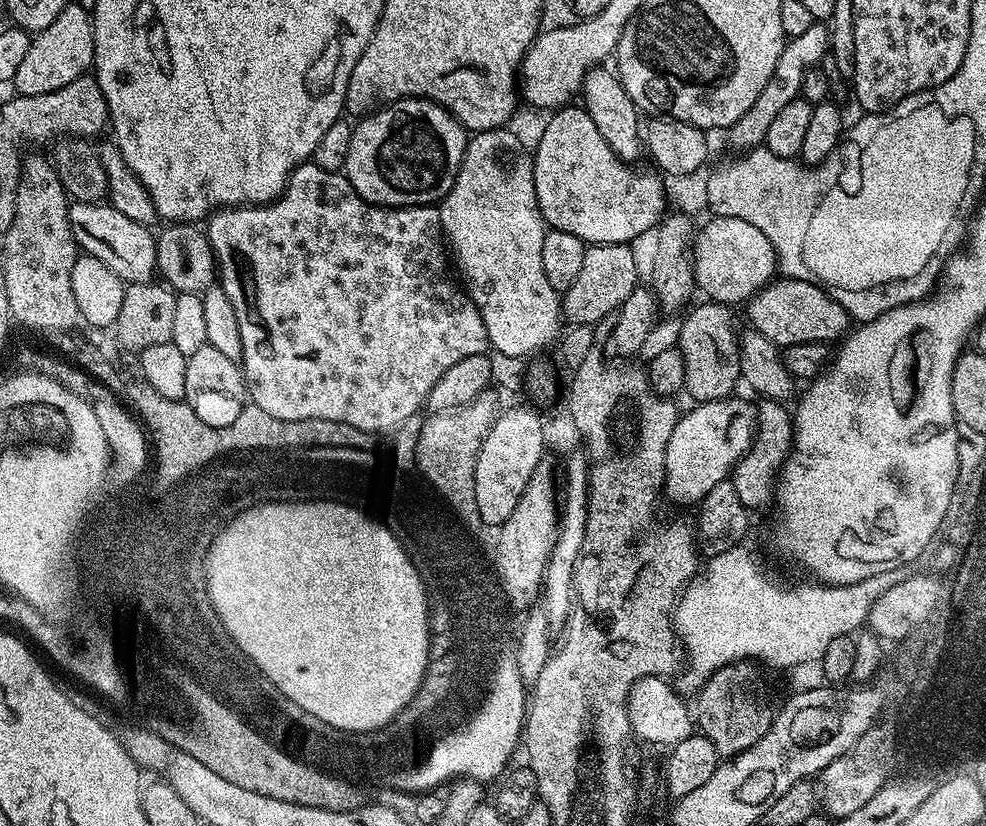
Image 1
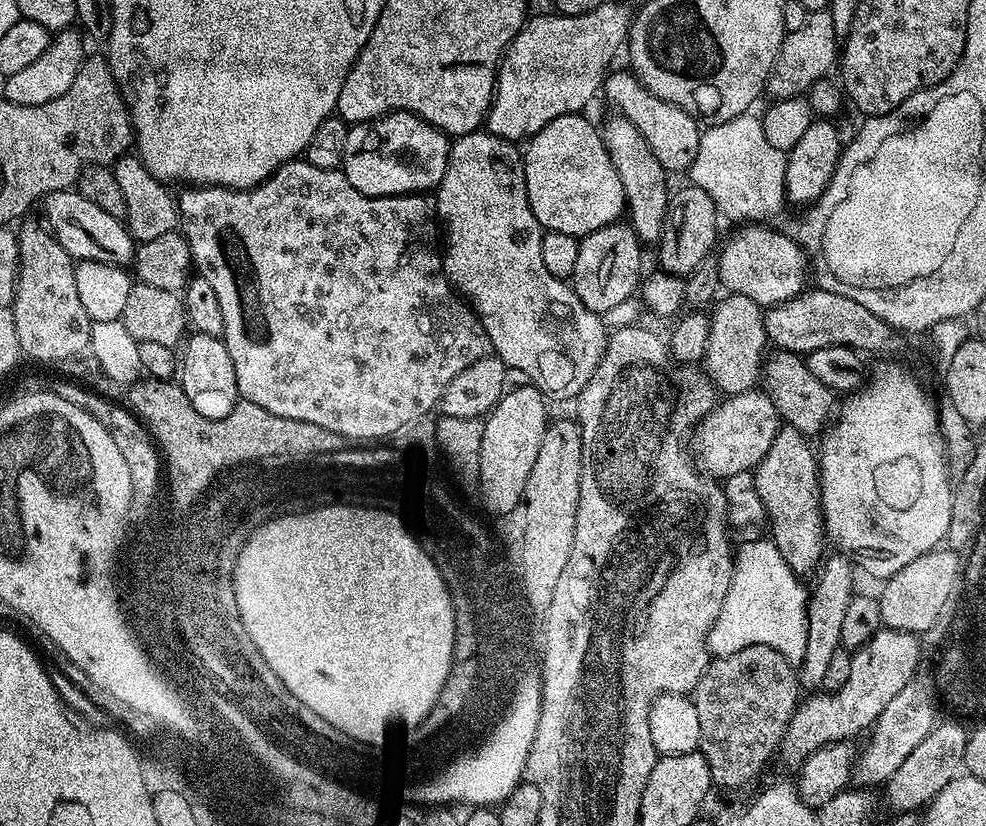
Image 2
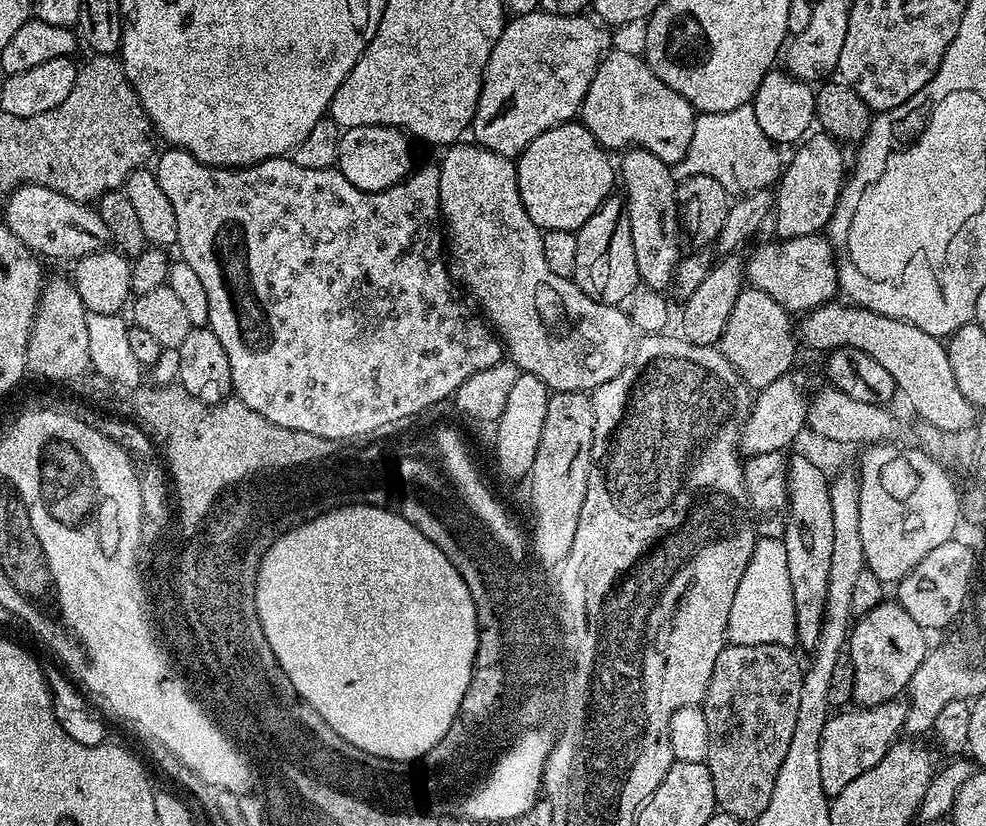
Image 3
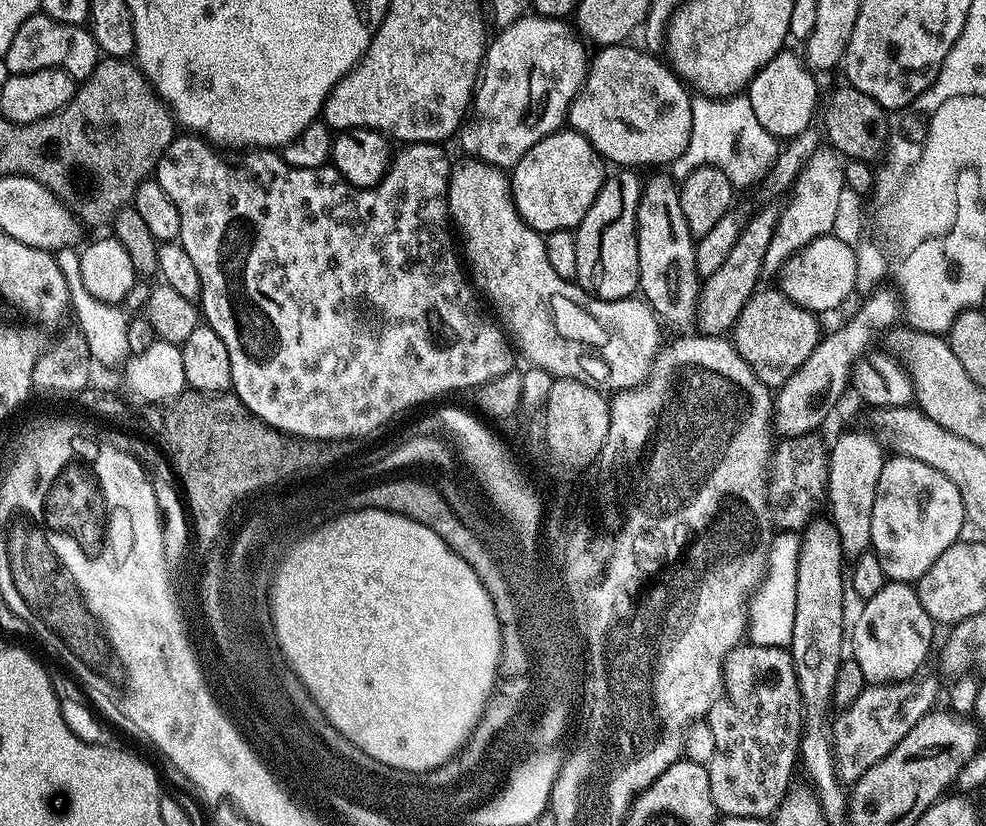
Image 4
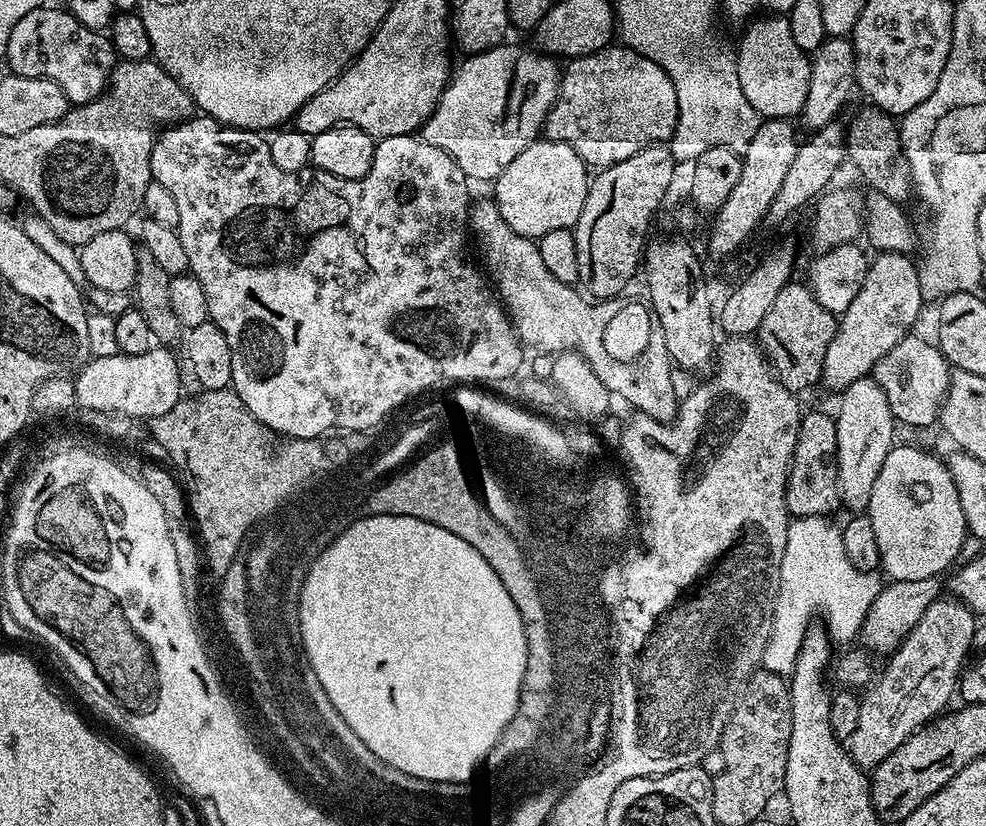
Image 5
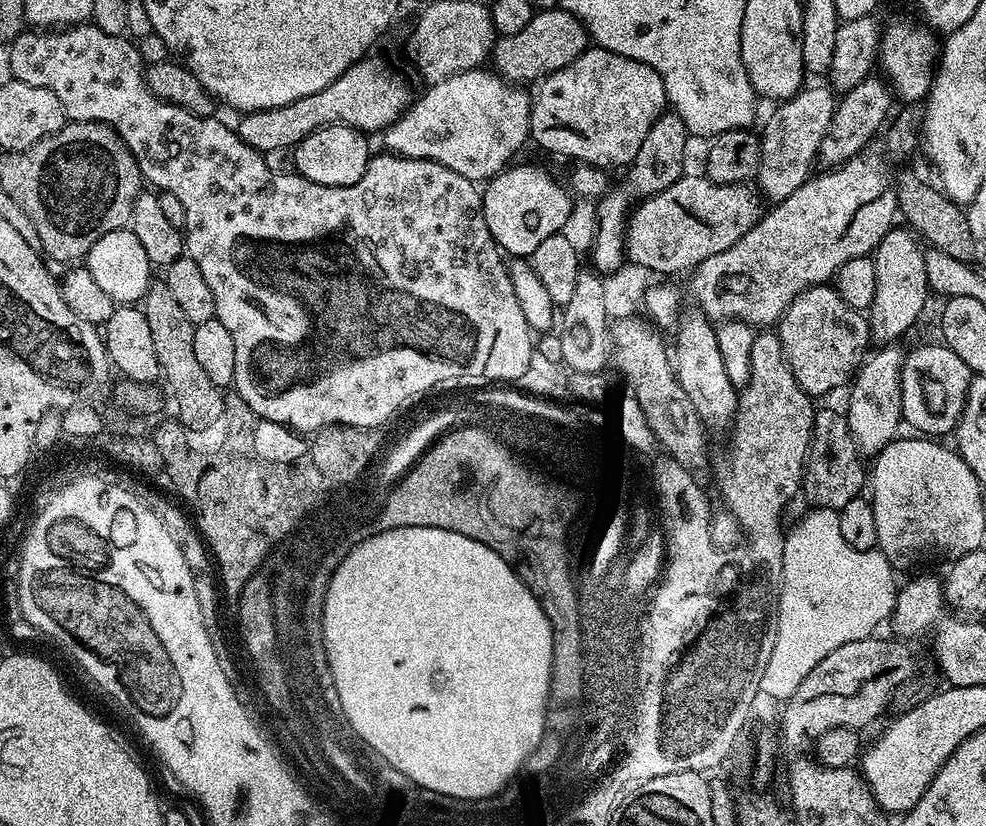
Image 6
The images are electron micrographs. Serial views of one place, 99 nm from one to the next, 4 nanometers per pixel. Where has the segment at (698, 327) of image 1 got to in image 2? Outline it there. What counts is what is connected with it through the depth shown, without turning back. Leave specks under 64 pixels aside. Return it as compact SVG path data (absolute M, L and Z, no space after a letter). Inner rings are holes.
M728 294L723 298L725 300L720 300L710 312L709 338L702 359L702 368L713 385L725 397L730 397L753 391L757 387L770 341L764 325L765 309L742 294Z

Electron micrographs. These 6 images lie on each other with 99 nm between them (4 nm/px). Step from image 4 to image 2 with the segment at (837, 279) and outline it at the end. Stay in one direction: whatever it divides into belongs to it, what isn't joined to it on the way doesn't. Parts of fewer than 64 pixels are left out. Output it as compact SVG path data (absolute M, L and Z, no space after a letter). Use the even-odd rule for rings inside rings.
M740 226L718 252L719 287L728 294L742 294L767 310L805 291L810 280L810 260L799 243L768 226Z

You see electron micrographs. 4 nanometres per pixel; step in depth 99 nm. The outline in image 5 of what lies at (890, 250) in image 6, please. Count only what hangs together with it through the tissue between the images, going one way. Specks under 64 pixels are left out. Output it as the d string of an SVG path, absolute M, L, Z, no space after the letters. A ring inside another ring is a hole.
M881 252L871 257L862 290L839 317L836 333L826 350L820 379L833 394L839 394L854 382L865 379L882 358L894 350L902 338L913 331L920 307L926 304L920 285L920 272L911 255Z

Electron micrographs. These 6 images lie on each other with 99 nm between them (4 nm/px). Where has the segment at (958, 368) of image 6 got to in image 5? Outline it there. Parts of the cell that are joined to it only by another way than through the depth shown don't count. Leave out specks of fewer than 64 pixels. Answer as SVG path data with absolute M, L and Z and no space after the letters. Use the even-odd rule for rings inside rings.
M916 335L904 336L894 350L882 354L872 368L870 379L882 386L882 394L886 394L886 402L890 402L892 415L901 425L928 428L940 419L940 406L944 393L948 391L950 365L931 339L923 340Z

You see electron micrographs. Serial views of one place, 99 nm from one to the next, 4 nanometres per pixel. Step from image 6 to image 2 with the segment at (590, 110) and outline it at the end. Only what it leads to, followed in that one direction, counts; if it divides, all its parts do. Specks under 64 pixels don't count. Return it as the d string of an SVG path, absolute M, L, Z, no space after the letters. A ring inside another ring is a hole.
M613 71L605 79L602 96L616 107L613 109L618 110L619 115L626 117L640 131L642 138L646 138L650 150L654 150L654 158L662 162L665 172L687 173L688 167L694 162L694 154L698 154L700 145L702 128L701 125L696 125L697 117L689 109L681 108L678 104L671 104L650 94L645 90L644 83L631 71L615 72Z

